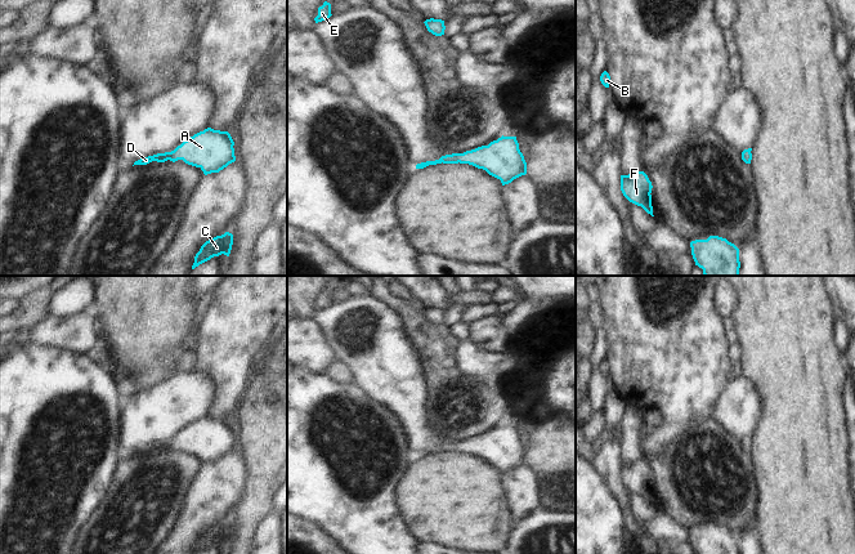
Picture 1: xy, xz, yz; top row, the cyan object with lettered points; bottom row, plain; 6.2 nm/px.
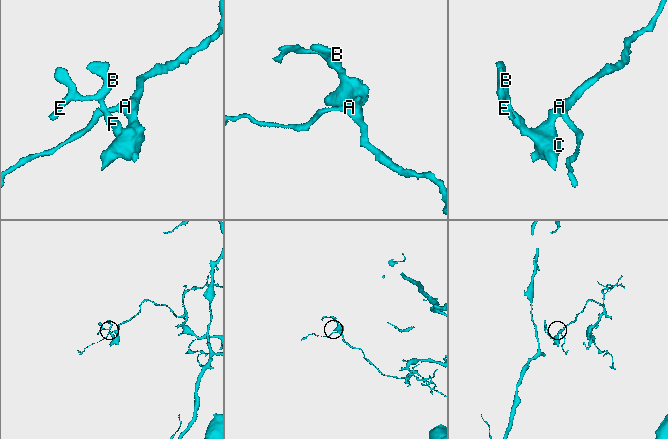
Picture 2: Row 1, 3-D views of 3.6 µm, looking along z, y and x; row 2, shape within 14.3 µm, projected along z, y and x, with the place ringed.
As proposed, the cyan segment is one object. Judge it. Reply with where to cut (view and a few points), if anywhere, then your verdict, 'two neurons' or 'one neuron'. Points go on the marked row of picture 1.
no cut; one neuron

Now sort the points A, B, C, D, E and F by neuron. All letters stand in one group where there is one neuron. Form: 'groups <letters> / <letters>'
groups A B C D E F

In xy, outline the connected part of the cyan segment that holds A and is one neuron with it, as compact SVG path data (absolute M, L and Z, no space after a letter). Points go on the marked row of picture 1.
M207 128L184 140L174 151L143 157L134 165L183 160L188 165L200 167L207 175L219 173L236 161L233 146L234 142L228 131Z

